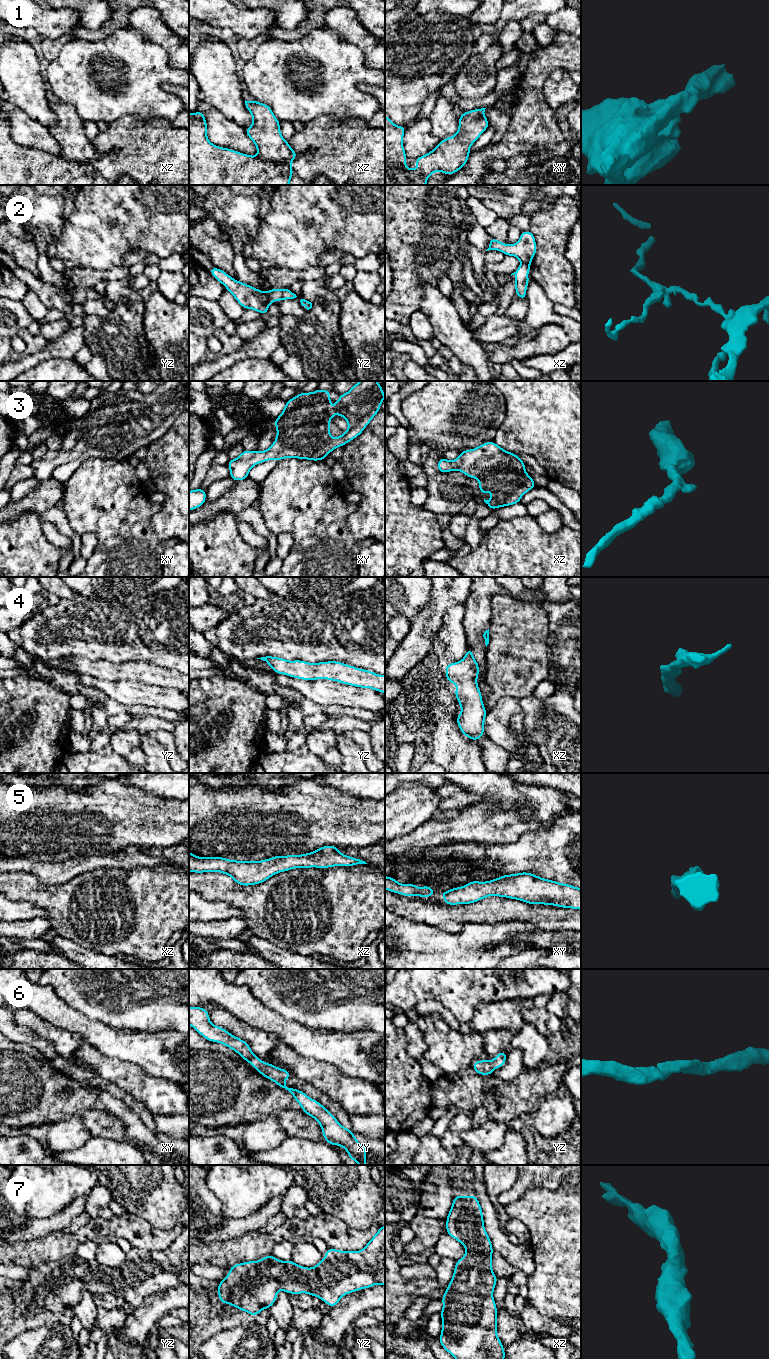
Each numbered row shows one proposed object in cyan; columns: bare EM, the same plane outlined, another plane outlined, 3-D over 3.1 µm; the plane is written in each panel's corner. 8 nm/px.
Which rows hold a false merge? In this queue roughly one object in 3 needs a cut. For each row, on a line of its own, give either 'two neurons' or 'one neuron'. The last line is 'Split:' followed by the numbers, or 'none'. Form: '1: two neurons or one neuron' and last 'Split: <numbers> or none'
1: one neuron
2: two neurons
3: one neuron
4: one neuron
5: one neuron
6: one neuron
7: one neuron
Split: 2

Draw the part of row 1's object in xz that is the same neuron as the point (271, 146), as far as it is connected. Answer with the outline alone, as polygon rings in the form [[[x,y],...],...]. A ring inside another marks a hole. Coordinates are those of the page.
[[[253,99],[245,100],[245,105],[253,119],[253,124],[245,129],[245,133],[255,144],[257,157],[212,144],[207,137],[207,122],[203,112],[189,113],[189,185],[289,185],[294,174],[291,162],[297,158],[297,153],[281,135],[280,120],[267,104]]]

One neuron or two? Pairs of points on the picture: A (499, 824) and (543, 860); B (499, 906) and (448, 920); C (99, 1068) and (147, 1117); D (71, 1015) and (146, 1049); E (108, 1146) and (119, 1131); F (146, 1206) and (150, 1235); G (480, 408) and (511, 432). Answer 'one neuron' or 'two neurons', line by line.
A: two neurons
B: one neuron
C: two neurons
D: one neuron
E: two neurons
F: two neurons
G: two neurons

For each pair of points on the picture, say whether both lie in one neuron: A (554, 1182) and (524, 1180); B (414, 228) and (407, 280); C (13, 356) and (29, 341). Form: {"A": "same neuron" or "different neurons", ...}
{"A": "same neuron", "B": "same neuron", "C": "same neuron"}

